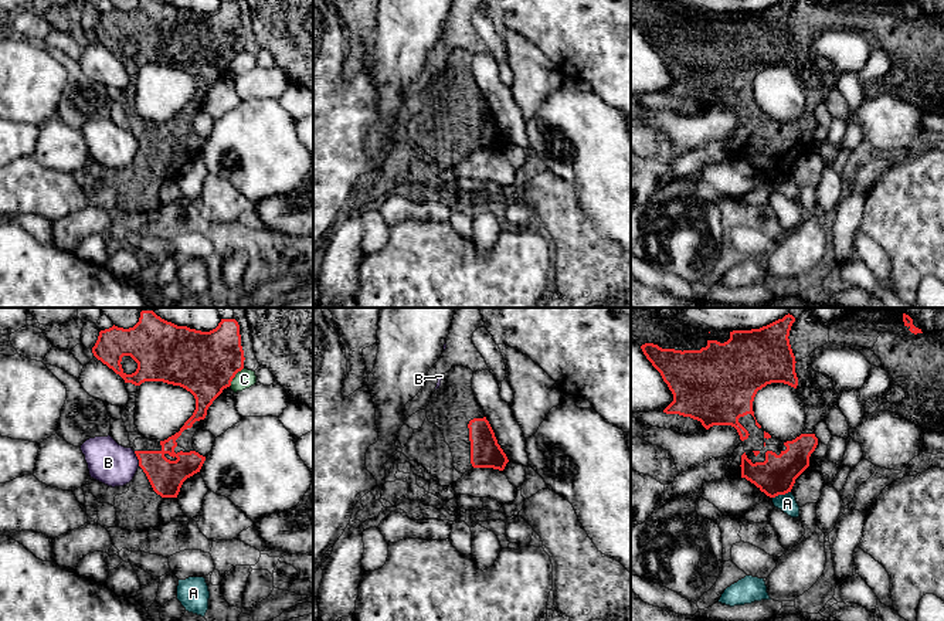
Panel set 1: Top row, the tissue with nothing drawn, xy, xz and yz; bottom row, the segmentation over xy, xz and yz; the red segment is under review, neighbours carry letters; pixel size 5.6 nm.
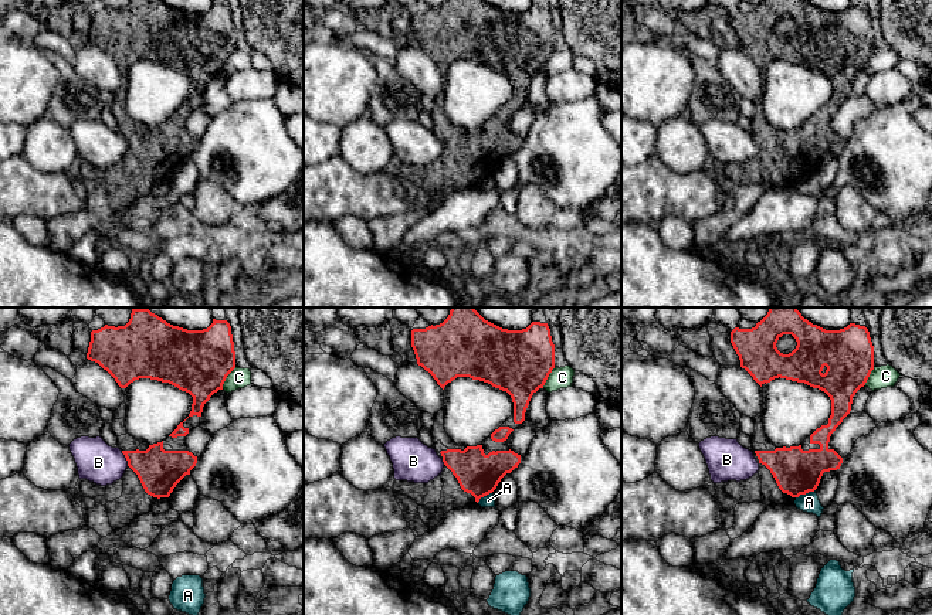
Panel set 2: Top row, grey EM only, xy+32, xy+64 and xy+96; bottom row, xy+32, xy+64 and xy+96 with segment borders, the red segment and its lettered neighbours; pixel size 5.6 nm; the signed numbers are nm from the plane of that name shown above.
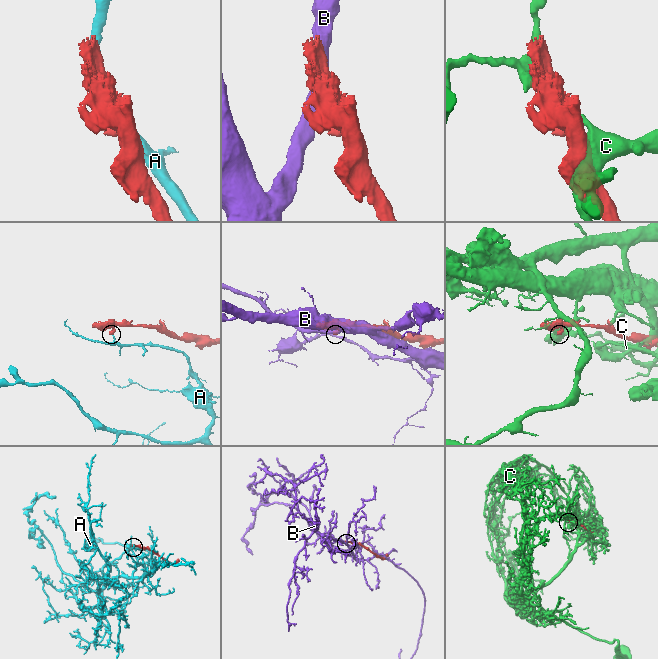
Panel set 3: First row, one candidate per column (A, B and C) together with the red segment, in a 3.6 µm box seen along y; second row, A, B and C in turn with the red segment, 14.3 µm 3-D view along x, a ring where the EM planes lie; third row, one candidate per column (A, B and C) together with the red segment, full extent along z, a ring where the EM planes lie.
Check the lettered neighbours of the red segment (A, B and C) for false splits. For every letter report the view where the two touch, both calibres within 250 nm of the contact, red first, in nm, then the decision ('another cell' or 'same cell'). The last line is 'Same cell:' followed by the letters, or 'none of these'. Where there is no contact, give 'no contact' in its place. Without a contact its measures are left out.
A: yz | 220/100 nm | another cell
B: xy | 200/240 nm | another cell
C: xy | 360/110 nm | another cell
Same cell: none of these

